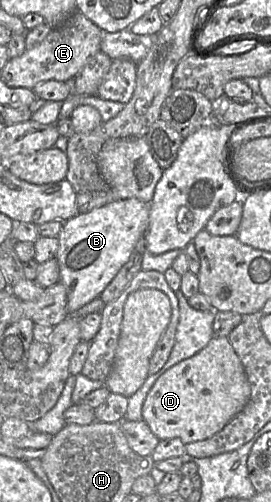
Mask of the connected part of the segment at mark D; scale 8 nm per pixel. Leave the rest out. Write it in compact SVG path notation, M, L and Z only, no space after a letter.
M213 337L205 348L163 373L147 394L142 418L159 440L179 438L185 445L221 431L249 402L251 387L228 337Z

